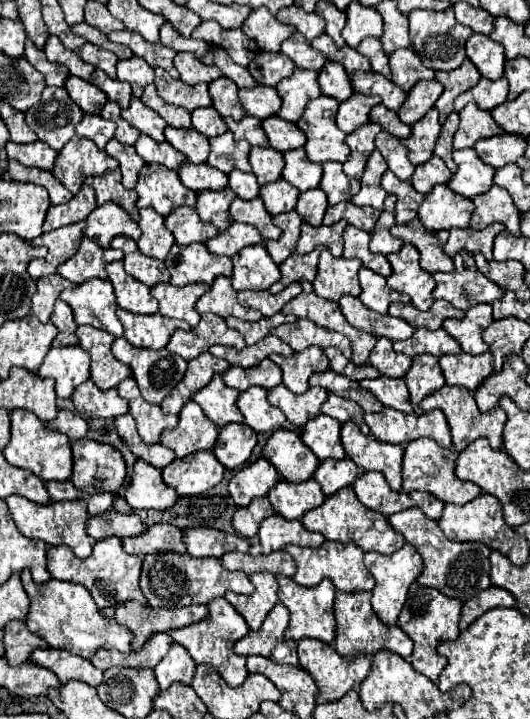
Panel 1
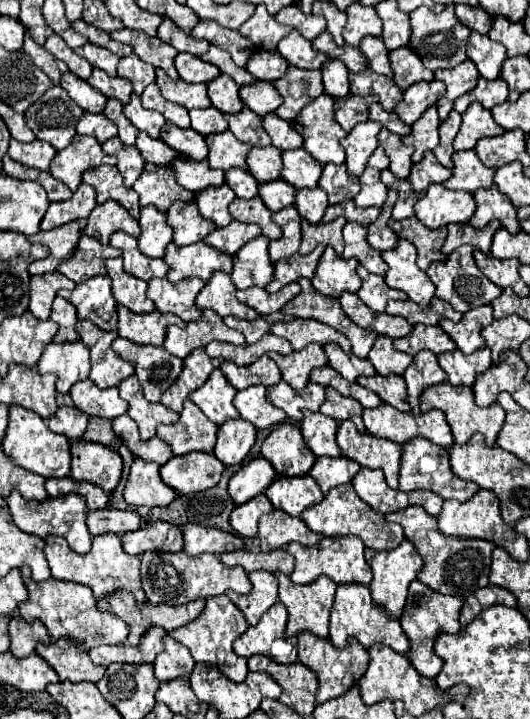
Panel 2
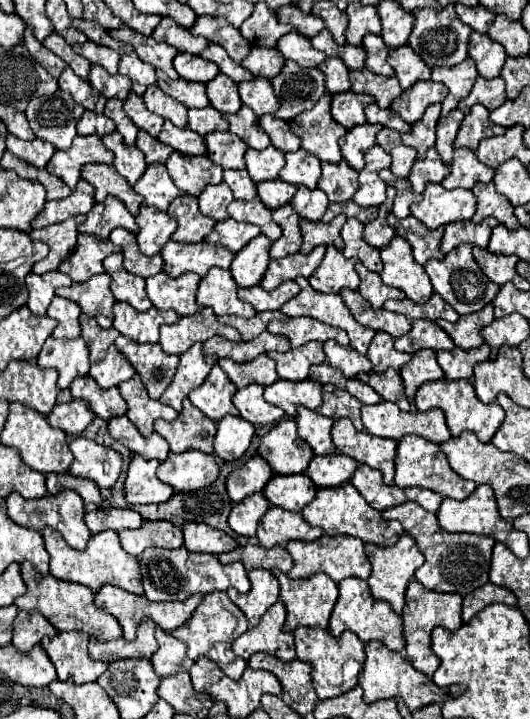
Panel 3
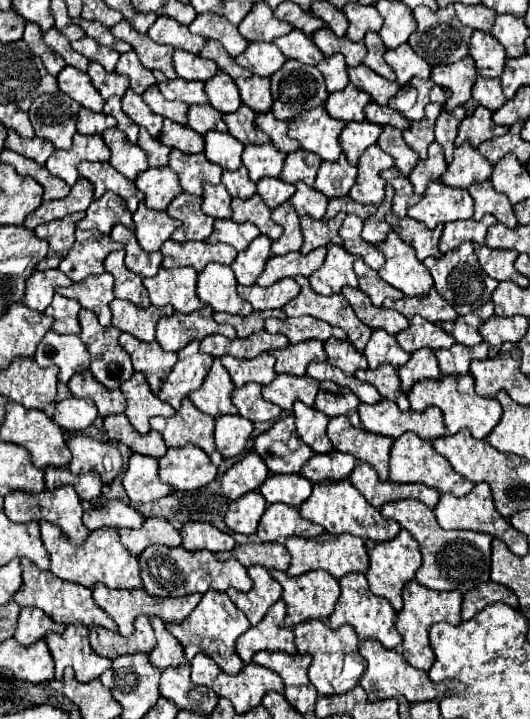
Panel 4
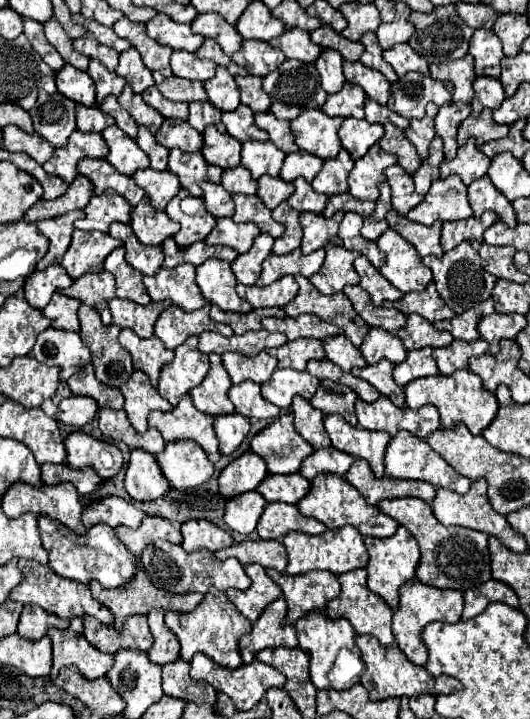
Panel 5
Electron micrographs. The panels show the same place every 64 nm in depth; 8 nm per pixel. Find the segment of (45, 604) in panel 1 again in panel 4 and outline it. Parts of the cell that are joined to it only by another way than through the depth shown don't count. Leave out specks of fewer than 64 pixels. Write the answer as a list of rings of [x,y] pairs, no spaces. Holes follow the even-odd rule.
[[[28,558],[22,560],[22,588],[14,596],[14,602],[20,606],[36,606],[62,624],[84,624],[84,626],[98,624],[108,630],[116,630],[116,622],[100,606],[94,604],[90,588],[84,588],[82,584],[58,580],[58,576],[52,576],[50,570],[36,568],[36,564],[32,564]]]

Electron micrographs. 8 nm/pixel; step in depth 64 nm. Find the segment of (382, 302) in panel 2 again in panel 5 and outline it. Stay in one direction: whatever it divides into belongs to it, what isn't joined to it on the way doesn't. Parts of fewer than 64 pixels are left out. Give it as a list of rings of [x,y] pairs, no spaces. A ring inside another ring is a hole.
[[[358,256],[356,260],[354,260],[354,268],[356,268],[356,272],[360,274],[360,286],[370,294],[370,298],[372,298],[372,302],[376,304],[376,306],[380,306],[384,300],[390,300],[390,302],[394,302],[394,300],[398,300],[400,296],[402,296],[402,292],[398,290],[398,288],[394,288],[372,264],[370,264],[370,260],[366,258],[366,256]]]

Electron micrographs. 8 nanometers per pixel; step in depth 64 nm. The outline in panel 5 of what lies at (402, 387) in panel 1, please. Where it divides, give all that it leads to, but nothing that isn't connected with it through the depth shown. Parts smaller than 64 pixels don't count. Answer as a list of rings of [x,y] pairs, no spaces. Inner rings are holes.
[[[380,360],[378,364],[364,366],[364,368],[354,368],[352,374],[356,378],[362,378],[370,382],[382,396],[390,398],[396,406],[404,406],[404,390],[394,382],[392,376],[392,362],[390,360]]]

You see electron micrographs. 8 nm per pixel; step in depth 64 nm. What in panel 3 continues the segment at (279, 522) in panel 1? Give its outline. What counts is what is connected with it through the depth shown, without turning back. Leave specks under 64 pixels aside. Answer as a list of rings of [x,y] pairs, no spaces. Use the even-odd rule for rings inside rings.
[[[270,506],[258,524],[258,540],[260,546],[272,548],[276,544],[286,544],[288,540],[304,540],[312,542],[324,534],[322,528],[312,528],[302,514],[288,512],[284,508]]]

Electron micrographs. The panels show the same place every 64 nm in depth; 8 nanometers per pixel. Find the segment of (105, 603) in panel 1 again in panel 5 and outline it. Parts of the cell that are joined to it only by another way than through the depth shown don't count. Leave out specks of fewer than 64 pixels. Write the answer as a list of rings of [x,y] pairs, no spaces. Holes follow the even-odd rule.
[[[40,514],[38,528],[40,528],[42,544],[44,544],[46,552],[48,552],[50,568],[56,574],[64,576],[64,578],[70,578],[70,580],[76,580],[76,582],[84,582],[84,584],[88,584],[94,578],[104,588],[118,588],[118,586],[130,582],[132,576],[136,574],[136,568],[138,568],[136,558],[118,540],[118,536],[114,534],[114,530],[108,524],[96,524],[84,536],[80,536],[80,534],[74,534],[64,524]]]

